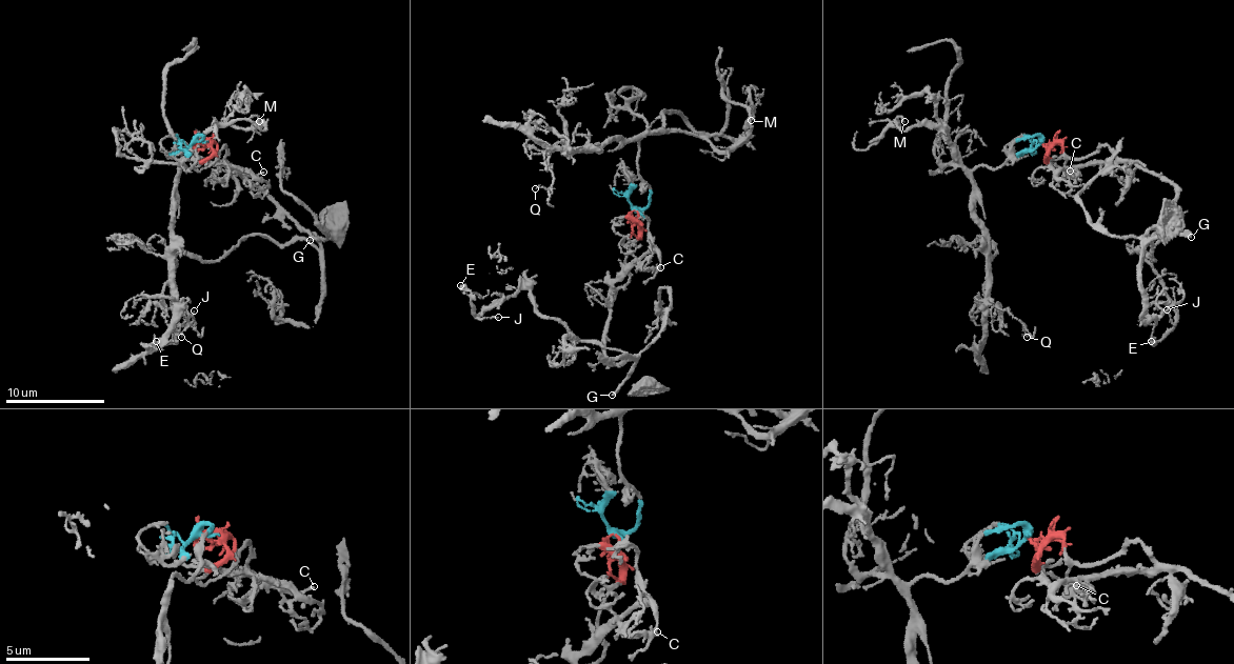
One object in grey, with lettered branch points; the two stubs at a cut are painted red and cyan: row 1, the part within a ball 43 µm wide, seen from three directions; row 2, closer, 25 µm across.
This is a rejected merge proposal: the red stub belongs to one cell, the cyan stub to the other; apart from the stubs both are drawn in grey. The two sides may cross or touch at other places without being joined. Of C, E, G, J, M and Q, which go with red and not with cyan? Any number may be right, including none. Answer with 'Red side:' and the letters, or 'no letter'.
Red side: C, E, G, J

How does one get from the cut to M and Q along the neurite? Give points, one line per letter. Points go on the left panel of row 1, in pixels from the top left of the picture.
M: (197, 142), (186, 147), (196, 157), (190, 166), (179, 166), (214, 129), (265, 128), (252, 119), (259, 121)
Q: (197, 142), (186, 147), (196, 157), (190, 166), (179, 166), (163, 295), (188, 322), (181, 337)

